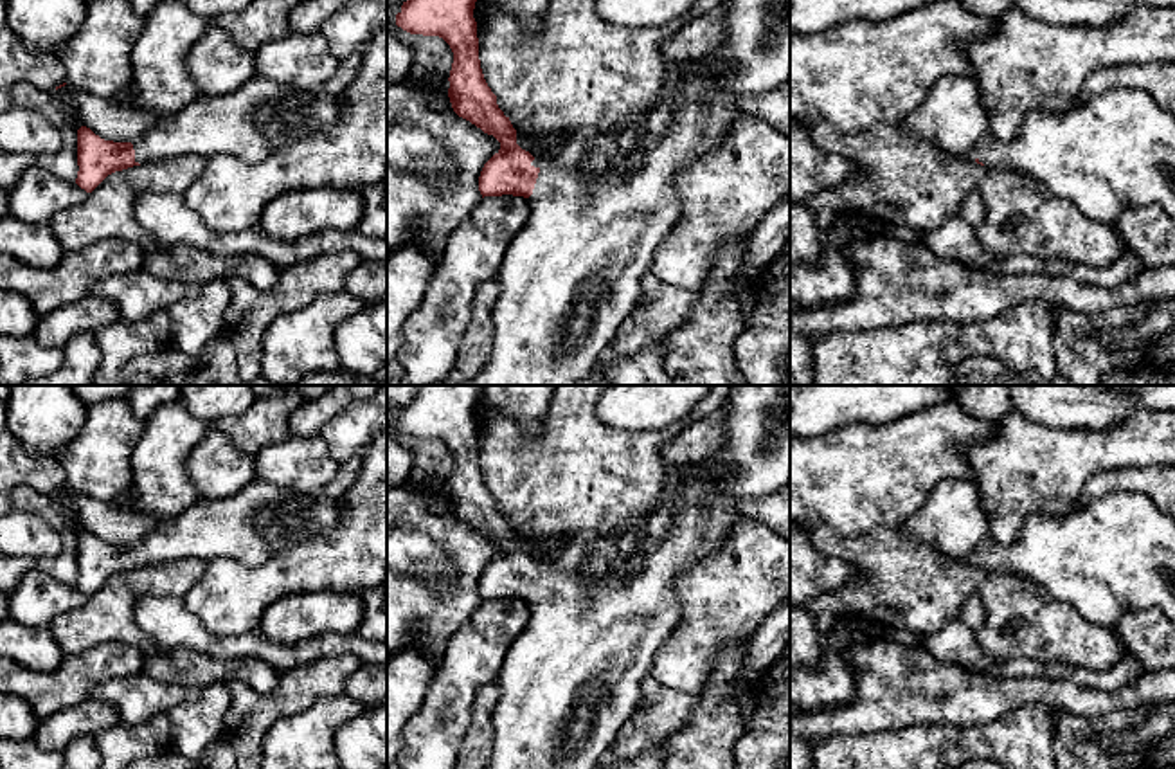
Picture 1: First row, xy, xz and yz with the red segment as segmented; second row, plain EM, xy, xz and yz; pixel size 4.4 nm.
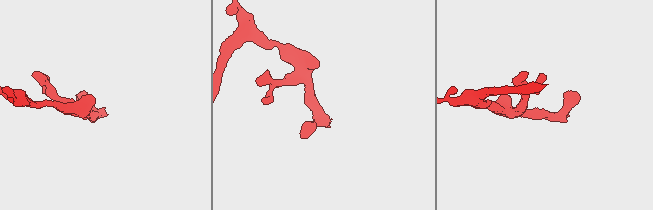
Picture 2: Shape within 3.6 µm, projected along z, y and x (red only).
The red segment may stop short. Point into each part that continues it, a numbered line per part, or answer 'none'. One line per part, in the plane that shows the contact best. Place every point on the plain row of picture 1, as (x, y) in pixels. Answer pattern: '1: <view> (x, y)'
1: xz (569, 683)

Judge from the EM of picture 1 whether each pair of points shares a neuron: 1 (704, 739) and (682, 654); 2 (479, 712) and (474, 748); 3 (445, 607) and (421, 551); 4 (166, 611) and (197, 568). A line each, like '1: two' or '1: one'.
1: two
2: one
3: two
4: two

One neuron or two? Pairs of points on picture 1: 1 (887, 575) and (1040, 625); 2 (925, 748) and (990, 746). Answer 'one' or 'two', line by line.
1: one
2: one

